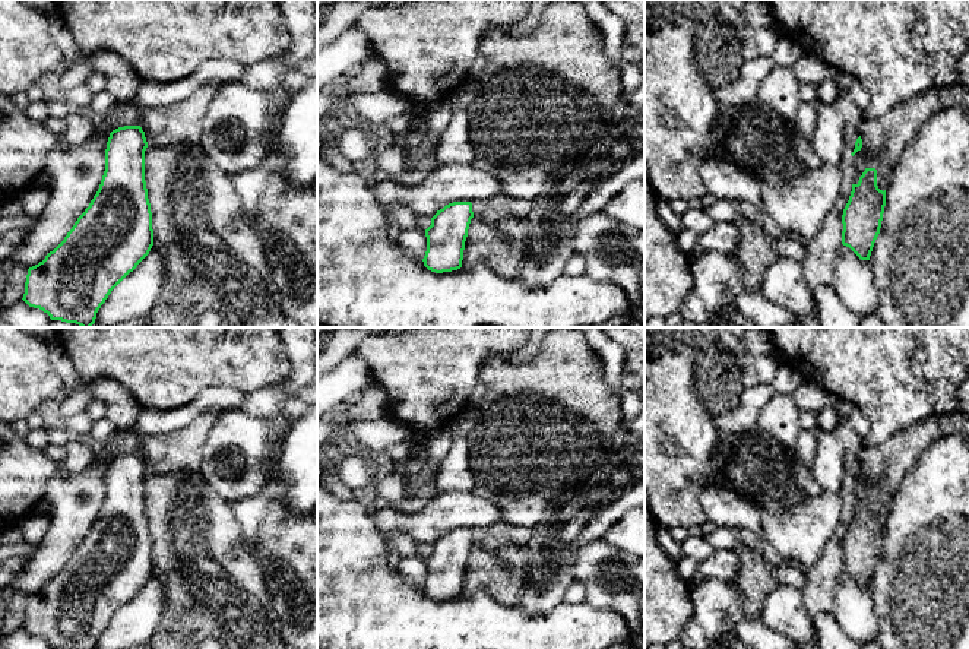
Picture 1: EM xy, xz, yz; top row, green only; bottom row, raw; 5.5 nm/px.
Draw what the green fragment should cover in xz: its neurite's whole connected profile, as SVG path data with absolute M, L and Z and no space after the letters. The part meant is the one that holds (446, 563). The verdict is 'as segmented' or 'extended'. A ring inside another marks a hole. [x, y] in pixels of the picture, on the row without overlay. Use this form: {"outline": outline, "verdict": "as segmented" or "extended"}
{"outline": "M453 529L431 545L425 557L427 579L424 593L436 601L452 599L462 595L465 569L471 547L471 529Z", "verdict": "as segmented"}

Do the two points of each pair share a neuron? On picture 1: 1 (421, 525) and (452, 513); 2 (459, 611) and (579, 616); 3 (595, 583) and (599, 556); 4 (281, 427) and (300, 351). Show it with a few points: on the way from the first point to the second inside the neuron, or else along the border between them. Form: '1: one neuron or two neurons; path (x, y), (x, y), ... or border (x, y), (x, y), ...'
1: one neuron; path (428, 524), (445, 513)
2: one neuron; path (488, 627), (550, 627)
3: one neuron; path (599, 576), (599, 563)
4: one neuron; path (279, 408), (279, 399), (294, 385), (300, 370)

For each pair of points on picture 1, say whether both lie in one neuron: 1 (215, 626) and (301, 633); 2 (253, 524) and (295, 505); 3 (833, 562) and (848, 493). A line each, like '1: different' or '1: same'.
1: different
2: same
3: same

